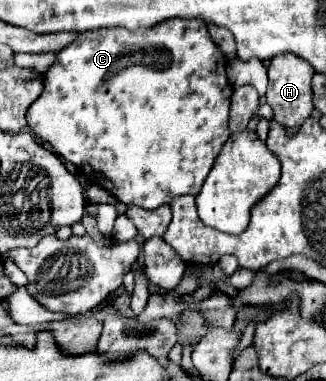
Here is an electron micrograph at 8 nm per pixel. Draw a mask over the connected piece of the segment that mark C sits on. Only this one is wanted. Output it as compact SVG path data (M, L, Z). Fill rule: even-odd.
M165 20L155 26L155 32L153 30L129 32L127 28L101 28L101 30L93 30L93 32L83 32L83 34L79 34L79 38L73 44L69 44L65 50L57 52L57 64L51 66L49 72L45 72L45 90L31 104L31 108L27 112L27 122L29 122L29 128L35 132L35 136L39 136L43 142L47 142L53 148L53 152L57 152L67 162L81 168L87 176L91 176L91 180L97 186L101 186L107 192L111 192L113 196L117 196L119 202L155 210L159 206L171 204L173 198L177 198L177 196L185 196L185 194L197 196L197 192L201 192L201 184L205 182L209 170L213 168L213 160L221 152L225 140L231 136L229 106L231 106L233 88L225 76L225 68L227 68L227 58L223 56L219 46L211 40L211 36L207 32L207 24L203 20Z

